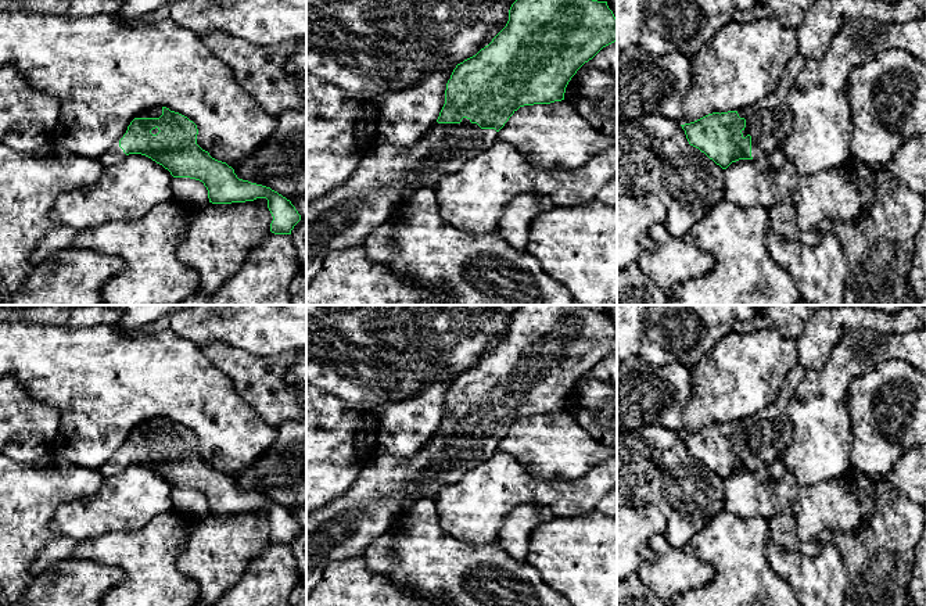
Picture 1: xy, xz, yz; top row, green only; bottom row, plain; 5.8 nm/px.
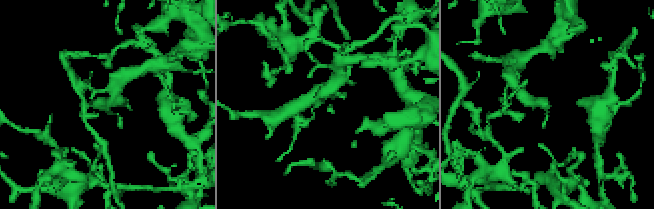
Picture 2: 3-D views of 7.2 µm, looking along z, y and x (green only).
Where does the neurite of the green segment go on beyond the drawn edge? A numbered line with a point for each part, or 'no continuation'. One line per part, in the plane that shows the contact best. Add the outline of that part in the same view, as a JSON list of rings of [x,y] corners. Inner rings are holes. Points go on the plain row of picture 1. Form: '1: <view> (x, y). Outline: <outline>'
1: xz (387, 487). Outline: [[[463,428],[460,434],[435,433],[412,458],[373,456],[341,496],[306,516],[306,598],[330,563],[363,555],[366,546],[395,527],[417,501],[434,501],[445,487],[489,459],[498,451],[496,445],[495,440],[481,440]]]

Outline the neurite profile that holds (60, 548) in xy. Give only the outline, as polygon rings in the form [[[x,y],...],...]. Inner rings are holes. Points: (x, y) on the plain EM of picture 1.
[[[60,537],[47,542],[42,549],[42,552],[39,553],[39,556],[29,566],[32,574],[37,575],[51,563],[57,560],[68,559],[78,544],[79,541],[65,538],[65,537]]]

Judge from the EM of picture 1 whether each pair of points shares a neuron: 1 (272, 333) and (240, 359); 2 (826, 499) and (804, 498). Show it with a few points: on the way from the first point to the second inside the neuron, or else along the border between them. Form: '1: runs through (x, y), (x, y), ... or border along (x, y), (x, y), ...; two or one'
1: border along (219, 341), (259, 355), (282, 352); two
2: runs through (821, 499), (810, 499); one

